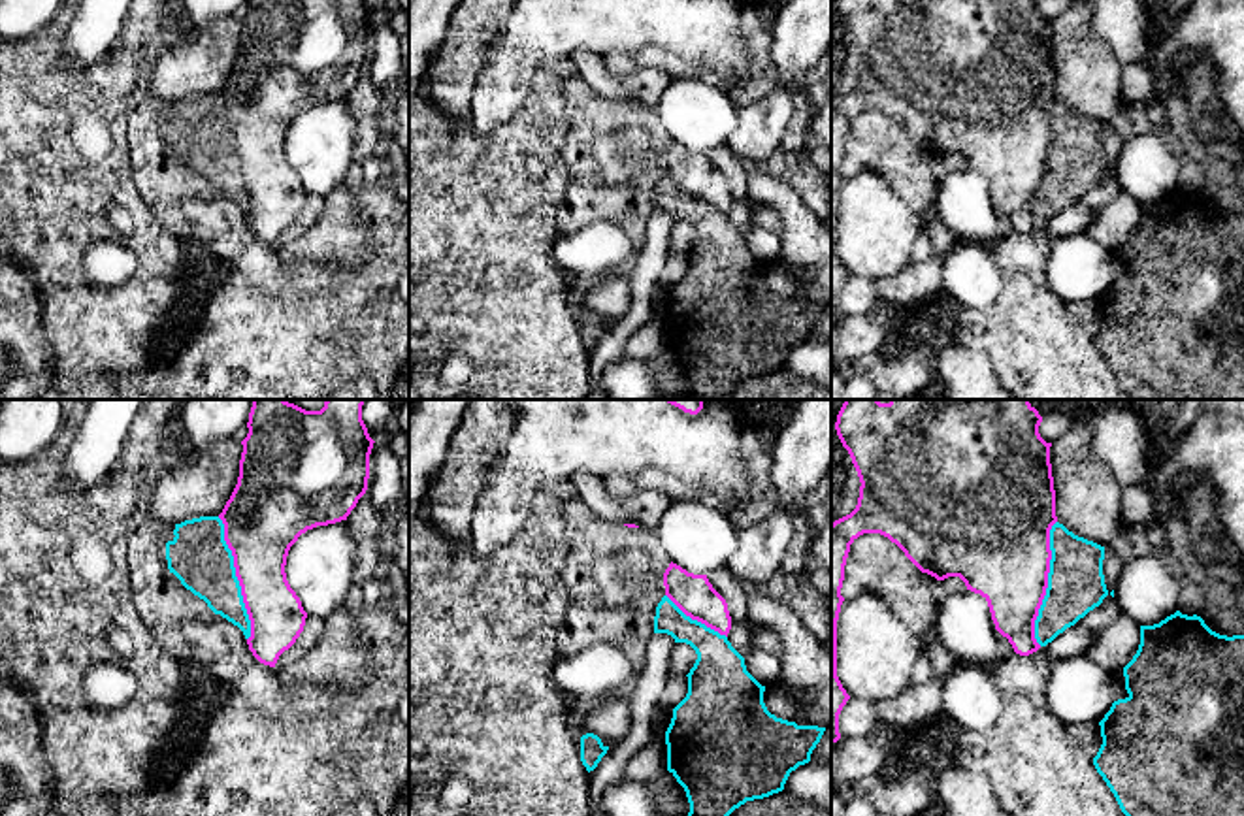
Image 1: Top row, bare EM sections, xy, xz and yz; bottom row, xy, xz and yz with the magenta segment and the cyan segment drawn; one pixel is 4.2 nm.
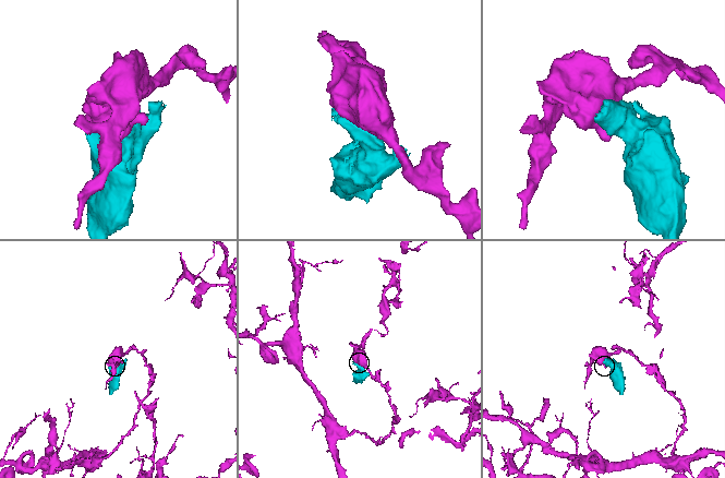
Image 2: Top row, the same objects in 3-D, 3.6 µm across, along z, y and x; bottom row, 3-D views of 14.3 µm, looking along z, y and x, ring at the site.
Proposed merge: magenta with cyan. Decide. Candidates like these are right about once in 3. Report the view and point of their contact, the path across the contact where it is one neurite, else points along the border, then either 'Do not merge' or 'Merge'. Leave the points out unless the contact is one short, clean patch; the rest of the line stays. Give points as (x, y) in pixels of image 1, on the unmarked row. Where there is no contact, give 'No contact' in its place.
Touches magenta at yz (1047, 161). Do not merge

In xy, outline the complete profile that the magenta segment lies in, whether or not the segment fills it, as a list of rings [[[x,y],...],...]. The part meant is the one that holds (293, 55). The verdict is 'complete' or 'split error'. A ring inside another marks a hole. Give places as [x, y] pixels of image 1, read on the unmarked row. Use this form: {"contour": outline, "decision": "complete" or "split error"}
{"contour": [[[247,0],[237,62],[219,96],[251,198],[253,234],[275,245],[303,209],[307,190],[285,151],[290,124],[317,104],[347,98],[368,68],[373,17],[364,0]]], "decision": "complete"}

